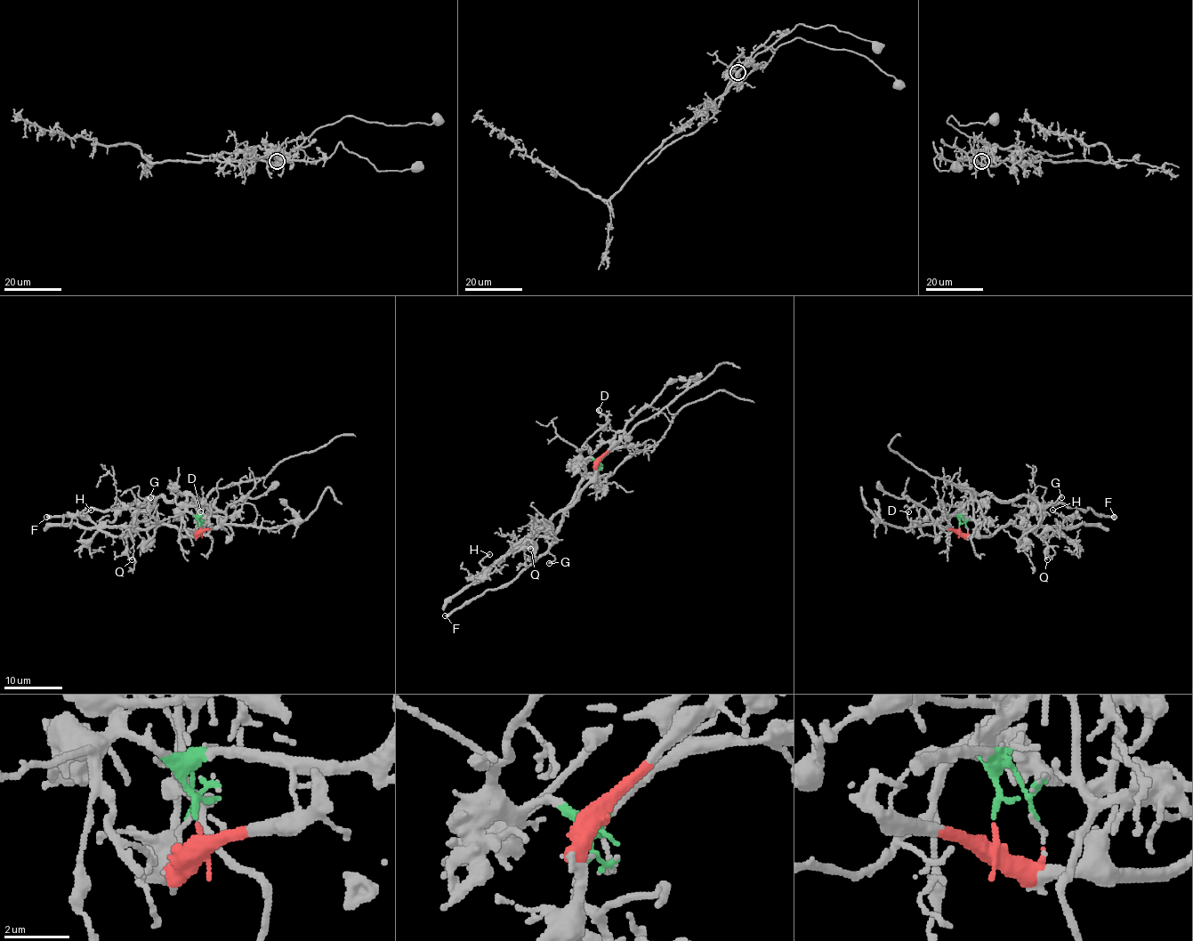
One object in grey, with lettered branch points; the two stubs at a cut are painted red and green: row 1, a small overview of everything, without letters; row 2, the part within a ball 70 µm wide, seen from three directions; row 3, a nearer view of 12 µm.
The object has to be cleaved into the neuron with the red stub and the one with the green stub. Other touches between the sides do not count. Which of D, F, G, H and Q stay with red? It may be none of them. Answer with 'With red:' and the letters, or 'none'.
With red: H, Q

